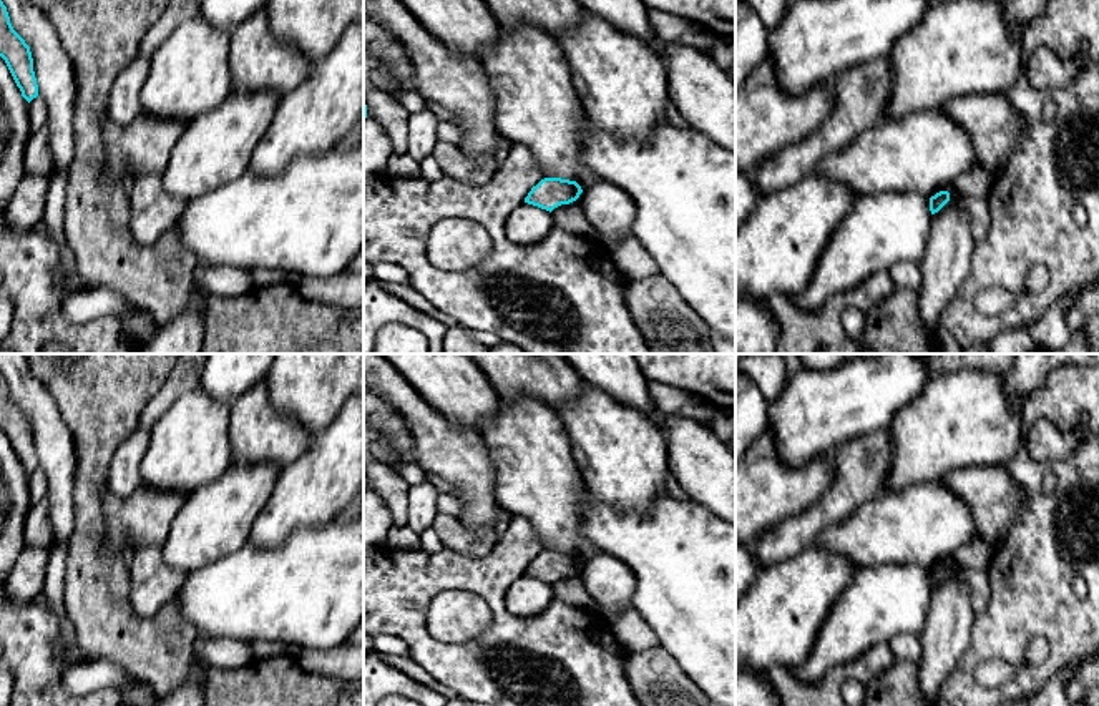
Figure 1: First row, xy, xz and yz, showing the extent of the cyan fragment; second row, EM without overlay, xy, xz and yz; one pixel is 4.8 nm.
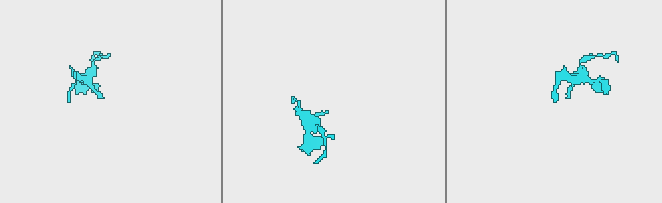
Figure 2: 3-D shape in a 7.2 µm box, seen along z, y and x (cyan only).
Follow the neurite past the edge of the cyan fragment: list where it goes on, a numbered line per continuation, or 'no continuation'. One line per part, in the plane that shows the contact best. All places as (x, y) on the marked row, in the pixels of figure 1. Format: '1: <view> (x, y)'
no continuation

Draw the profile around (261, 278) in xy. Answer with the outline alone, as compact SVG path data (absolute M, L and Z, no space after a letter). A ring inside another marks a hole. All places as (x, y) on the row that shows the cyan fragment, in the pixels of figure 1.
M251 269L249 274L252 289L289 282L289 276L284 271Z

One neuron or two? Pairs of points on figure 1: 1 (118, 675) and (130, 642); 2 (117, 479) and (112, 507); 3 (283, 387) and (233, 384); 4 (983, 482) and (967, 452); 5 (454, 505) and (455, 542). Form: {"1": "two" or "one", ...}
{"1": "two", "2": "two", "3": "two", "4": "two", "5": "two"}

